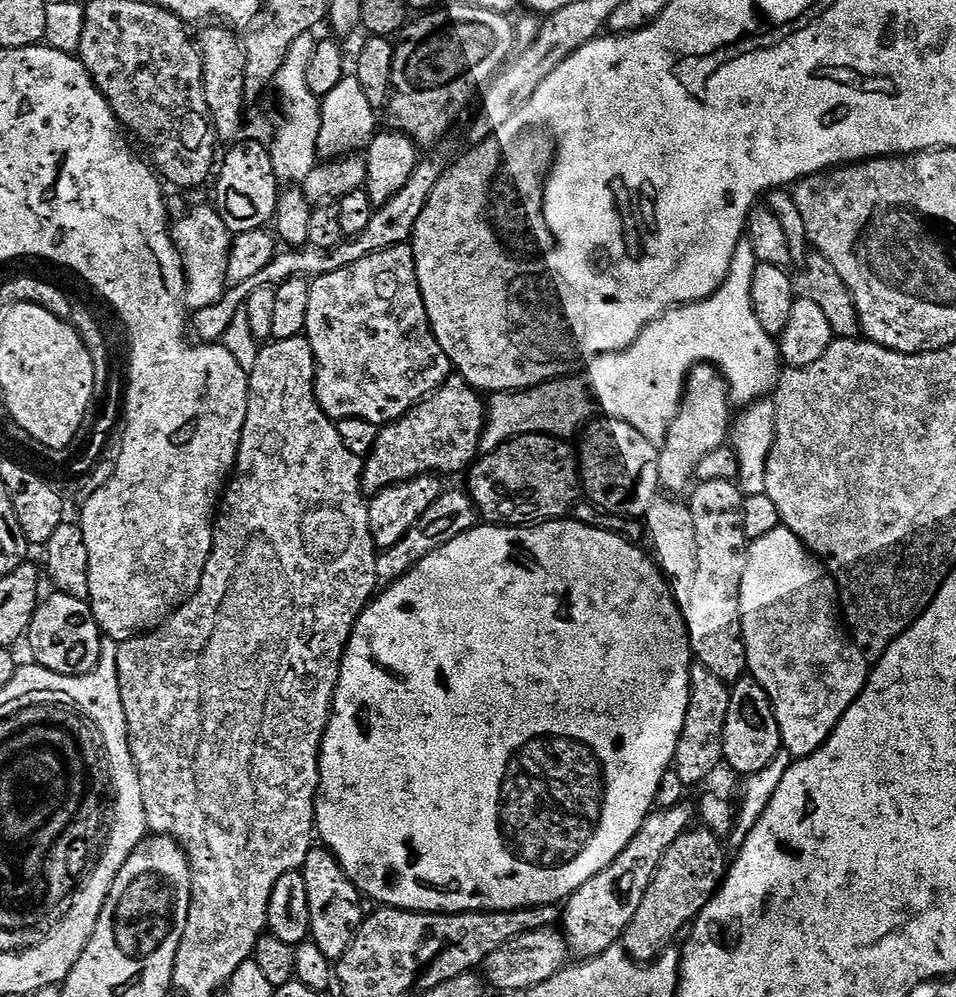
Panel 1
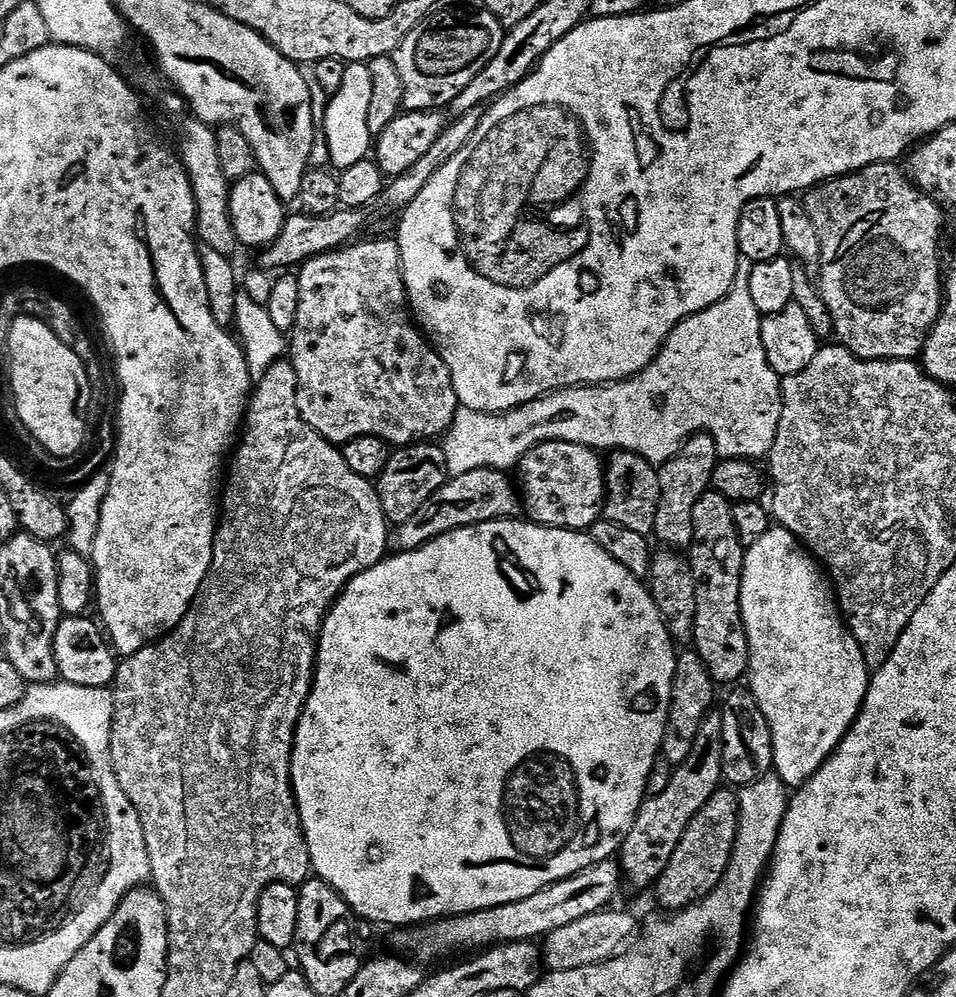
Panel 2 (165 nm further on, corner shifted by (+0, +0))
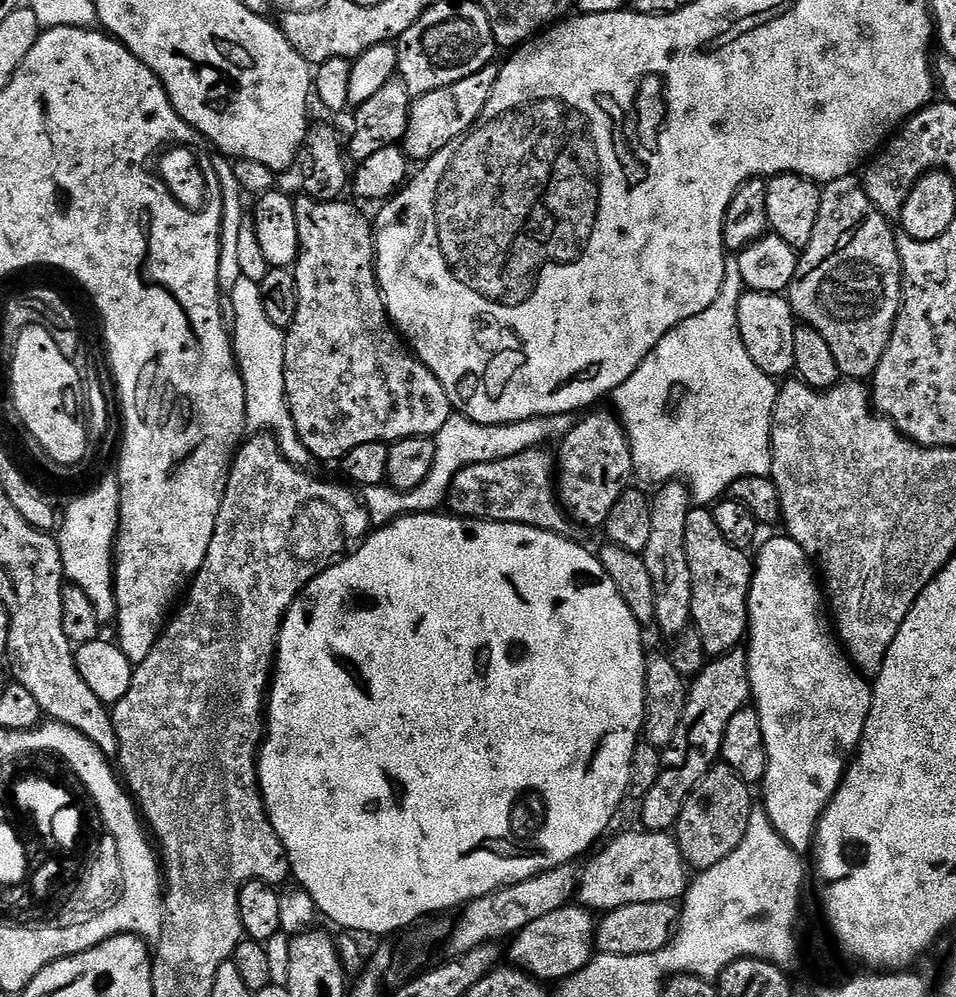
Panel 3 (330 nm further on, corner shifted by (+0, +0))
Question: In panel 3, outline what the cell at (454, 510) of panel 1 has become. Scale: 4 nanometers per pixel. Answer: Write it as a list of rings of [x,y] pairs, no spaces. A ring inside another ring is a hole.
[[[543,447],[531,448],[522,454],[514,454],[514,458],[502,458],[494,462],[482,462],[474,466],[466,466],[454,478],[448,490],[446,508],[451,515],[466,520],[497,520],[507,524],[525,524],[538,530],[557,532],[560,536],[568,536],[574,525],[560,502],[557,485],[554,483],[554,460],[544,453]]]

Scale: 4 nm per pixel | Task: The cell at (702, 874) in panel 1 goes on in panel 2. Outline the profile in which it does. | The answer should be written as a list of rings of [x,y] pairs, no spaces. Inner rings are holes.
[[[721,786],[710,802],[706,802],[706,806],[694,814],[690,826],[686,826],[686,834],[682,834],[682,842],[678,842],[678,850],[674,850],[674,858],[670,858],[666,870],[662,870],[654,885],[656,900],[664,907],[661,909],[665,913],[689,908],[706,898],[706,894],[713,892],[718,882],[722,882],[728,872],[739,821],[740,797],[728,786]]]

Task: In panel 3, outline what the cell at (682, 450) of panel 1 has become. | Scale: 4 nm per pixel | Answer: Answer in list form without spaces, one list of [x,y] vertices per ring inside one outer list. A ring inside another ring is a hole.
[[[669,480],[667,484],[655,489],[656,497],[651,497],[652,513],[650,514],[650,542],[646,542],[646,550],[642,553],[646,562],[646,570],[650,570],[650,582],[654,582],[654,610],[656,611],[655,627],[667,638],[681,636],[689,631],[692,624],[692,579],[690,578],[690,562],[686,562],[686,518],[694,507],[692,491],[688,485]]]

